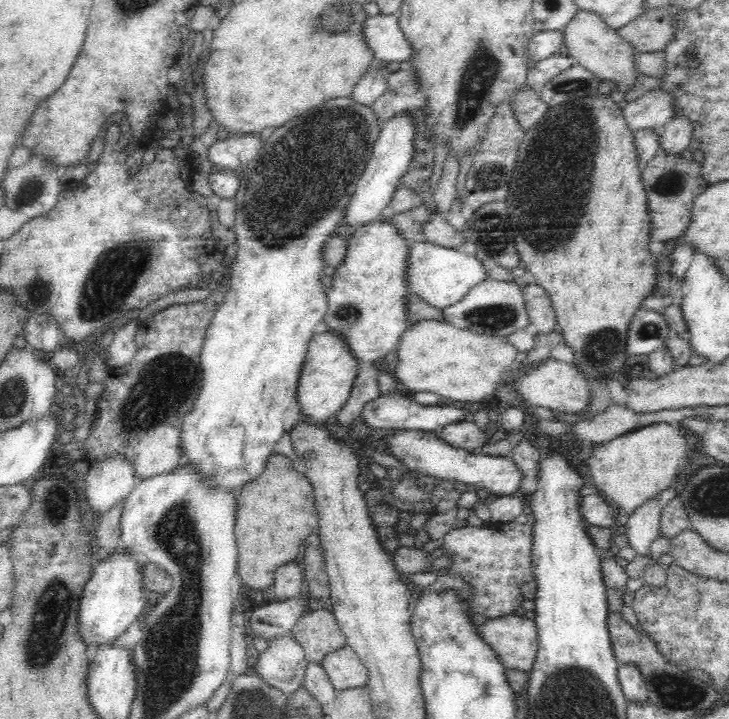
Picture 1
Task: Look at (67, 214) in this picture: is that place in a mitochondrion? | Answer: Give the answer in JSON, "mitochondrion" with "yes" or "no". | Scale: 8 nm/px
{"mitochondrion":"no"}

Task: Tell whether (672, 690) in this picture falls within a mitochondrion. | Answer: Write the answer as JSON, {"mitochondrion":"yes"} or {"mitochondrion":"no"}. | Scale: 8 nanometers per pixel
{"mitochondrion":"yes"}

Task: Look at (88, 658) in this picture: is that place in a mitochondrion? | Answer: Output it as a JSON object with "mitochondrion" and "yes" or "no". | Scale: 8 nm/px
{"mitochondrion":"no"}

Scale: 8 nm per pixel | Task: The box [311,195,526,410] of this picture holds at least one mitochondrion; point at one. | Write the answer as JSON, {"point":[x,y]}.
{"point":[495,316]}

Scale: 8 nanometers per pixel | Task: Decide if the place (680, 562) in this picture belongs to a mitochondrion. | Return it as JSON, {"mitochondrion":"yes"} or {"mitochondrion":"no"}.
{"mitochondrion":"no"}

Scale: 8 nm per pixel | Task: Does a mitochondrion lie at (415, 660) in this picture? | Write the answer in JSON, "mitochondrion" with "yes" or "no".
{"mitochondrion":"no"}

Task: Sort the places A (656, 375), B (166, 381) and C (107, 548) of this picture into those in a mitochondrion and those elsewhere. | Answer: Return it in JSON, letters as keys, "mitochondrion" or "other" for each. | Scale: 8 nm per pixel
{"A":"other","B":"mitochondrion","C":"other"}

